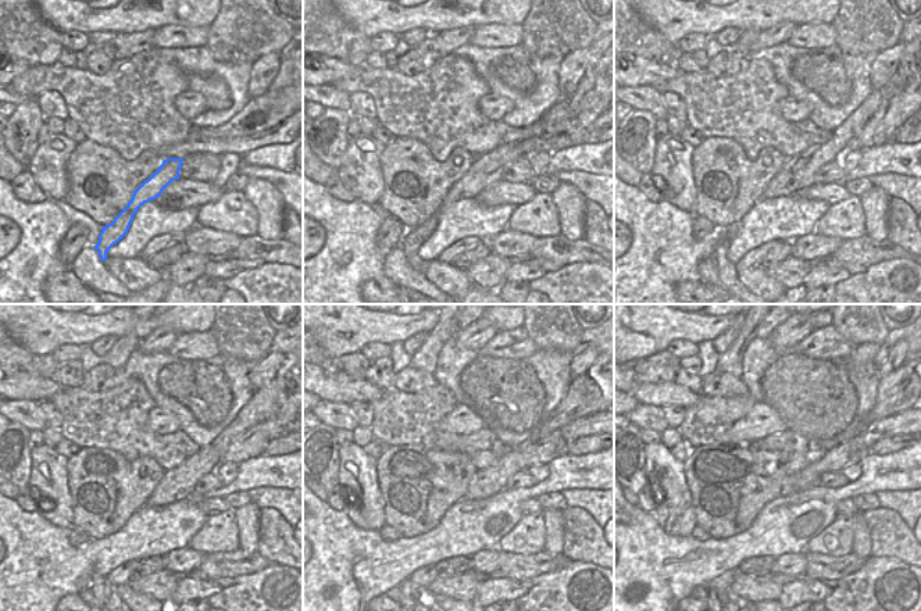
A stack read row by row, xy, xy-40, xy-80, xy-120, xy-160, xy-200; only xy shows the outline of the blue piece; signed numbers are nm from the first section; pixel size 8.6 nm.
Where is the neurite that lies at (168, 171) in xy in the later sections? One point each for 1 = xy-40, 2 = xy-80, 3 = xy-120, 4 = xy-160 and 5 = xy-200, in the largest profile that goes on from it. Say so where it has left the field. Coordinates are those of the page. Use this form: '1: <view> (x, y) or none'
1: xy-40 (486, 168)
2: xy-80 (799, 171)
3: xy-120 (175, 483)
4: xy-160 (485, 483)
5: xy-200 (891, 392)

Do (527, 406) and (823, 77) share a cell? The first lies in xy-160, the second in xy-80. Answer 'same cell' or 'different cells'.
same cell

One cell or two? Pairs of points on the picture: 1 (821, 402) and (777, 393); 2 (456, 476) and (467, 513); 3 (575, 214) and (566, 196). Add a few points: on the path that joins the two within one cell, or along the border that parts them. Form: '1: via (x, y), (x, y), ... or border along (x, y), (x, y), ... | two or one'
1: via (810, 396), (807, 393), (788, 393) | one
2: border along (464, 497), (439, 521) | two
3: via (571, 210), (570, 200) | one

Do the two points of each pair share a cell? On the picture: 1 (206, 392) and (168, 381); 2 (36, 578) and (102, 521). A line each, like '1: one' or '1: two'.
1: one
2: two

